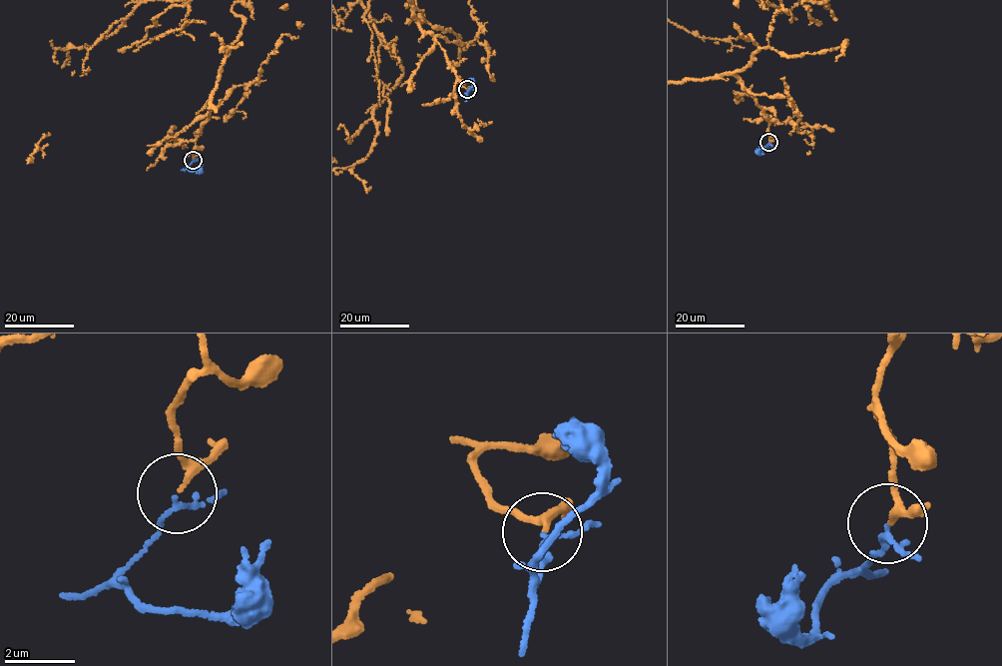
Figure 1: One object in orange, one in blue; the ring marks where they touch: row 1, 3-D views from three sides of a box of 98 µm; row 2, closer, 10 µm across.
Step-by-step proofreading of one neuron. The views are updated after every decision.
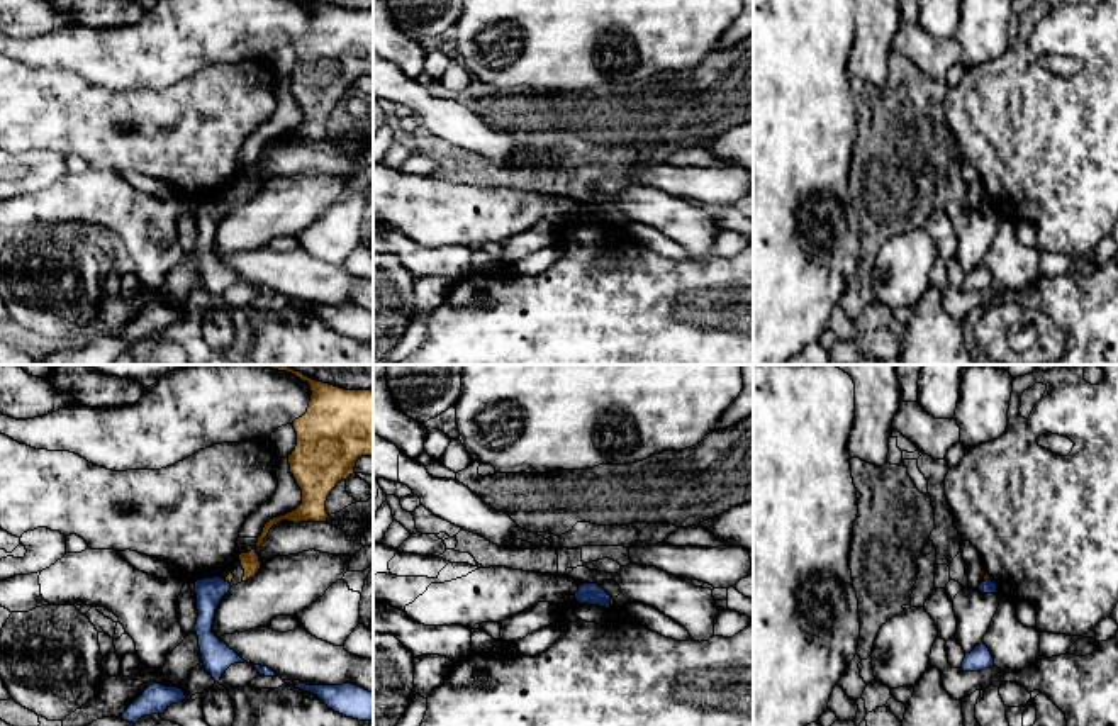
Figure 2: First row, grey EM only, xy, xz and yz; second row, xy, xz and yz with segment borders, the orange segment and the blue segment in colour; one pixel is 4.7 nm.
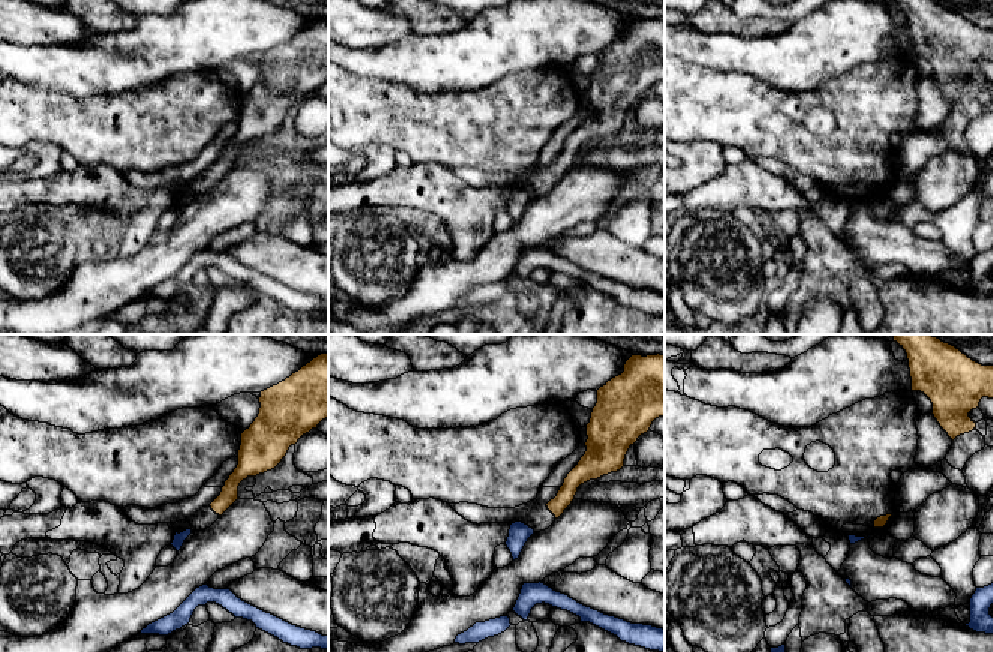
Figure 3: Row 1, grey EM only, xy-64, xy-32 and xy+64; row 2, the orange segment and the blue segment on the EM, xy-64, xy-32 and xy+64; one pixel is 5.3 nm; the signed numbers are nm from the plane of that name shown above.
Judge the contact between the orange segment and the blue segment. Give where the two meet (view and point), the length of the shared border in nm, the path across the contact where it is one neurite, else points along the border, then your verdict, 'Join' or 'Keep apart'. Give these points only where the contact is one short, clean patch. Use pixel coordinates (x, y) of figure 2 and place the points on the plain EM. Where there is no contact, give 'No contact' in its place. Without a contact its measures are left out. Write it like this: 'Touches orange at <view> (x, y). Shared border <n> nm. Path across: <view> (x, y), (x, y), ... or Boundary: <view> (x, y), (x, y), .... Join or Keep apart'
Touches orange at xz (611, 221). Shared border 40 nm. Boundary: xz (609, 217), (611, 224). Keep apart

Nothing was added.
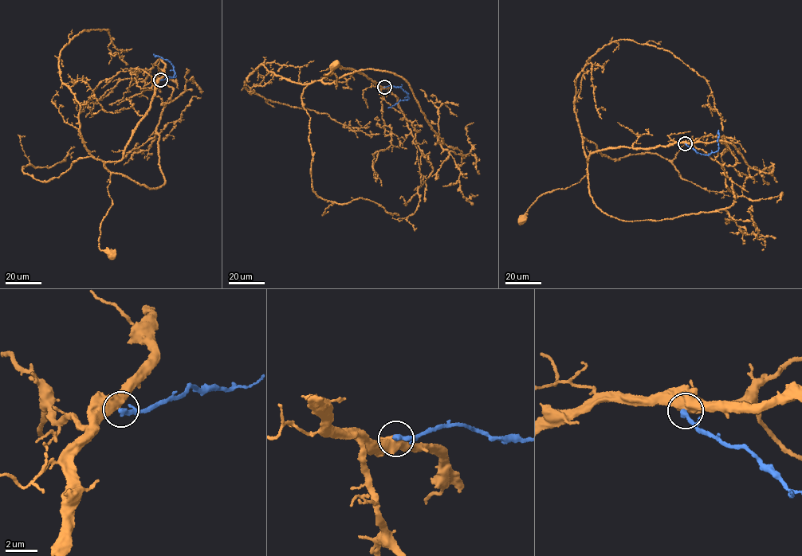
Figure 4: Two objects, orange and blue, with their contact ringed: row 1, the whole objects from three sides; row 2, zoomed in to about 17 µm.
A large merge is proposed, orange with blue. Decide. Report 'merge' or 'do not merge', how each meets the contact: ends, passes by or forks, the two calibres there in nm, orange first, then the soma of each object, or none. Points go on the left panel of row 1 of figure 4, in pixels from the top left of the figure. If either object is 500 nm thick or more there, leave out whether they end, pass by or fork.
do not merge | 550/320 nm | orange (111, 255) | blue none

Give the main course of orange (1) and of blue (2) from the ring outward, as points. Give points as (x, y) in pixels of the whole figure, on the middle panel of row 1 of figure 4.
1: (384, 87), (353, 69), (337, 66), (322, 79), (327, 84), (337, 85), (336, 75), (324, 74), (335, 64)
2: (384, 87), (399, 87), (408, 94), (407, 99), (387, 108)

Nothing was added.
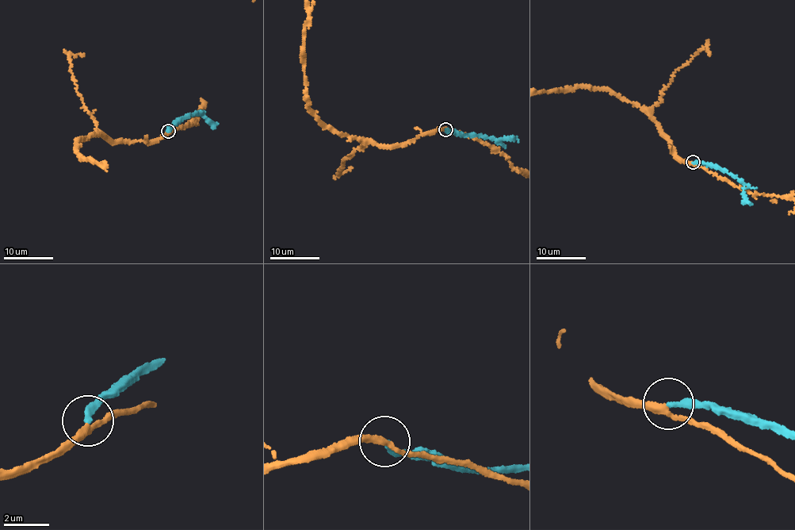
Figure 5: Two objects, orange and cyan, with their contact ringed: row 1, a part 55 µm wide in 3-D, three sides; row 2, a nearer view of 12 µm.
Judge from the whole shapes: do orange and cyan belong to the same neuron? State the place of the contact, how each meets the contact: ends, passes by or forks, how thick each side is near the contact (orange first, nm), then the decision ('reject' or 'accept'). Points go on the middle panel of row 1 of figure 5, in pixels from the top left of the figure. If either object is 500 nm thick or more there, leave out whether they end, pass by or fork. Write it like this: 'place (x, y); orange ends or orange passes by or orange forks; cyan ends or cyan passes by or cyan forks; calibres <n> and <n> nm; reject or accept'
place (445, 129); orange passes by; cyan ends; calibres 240 and 280 nm; accept

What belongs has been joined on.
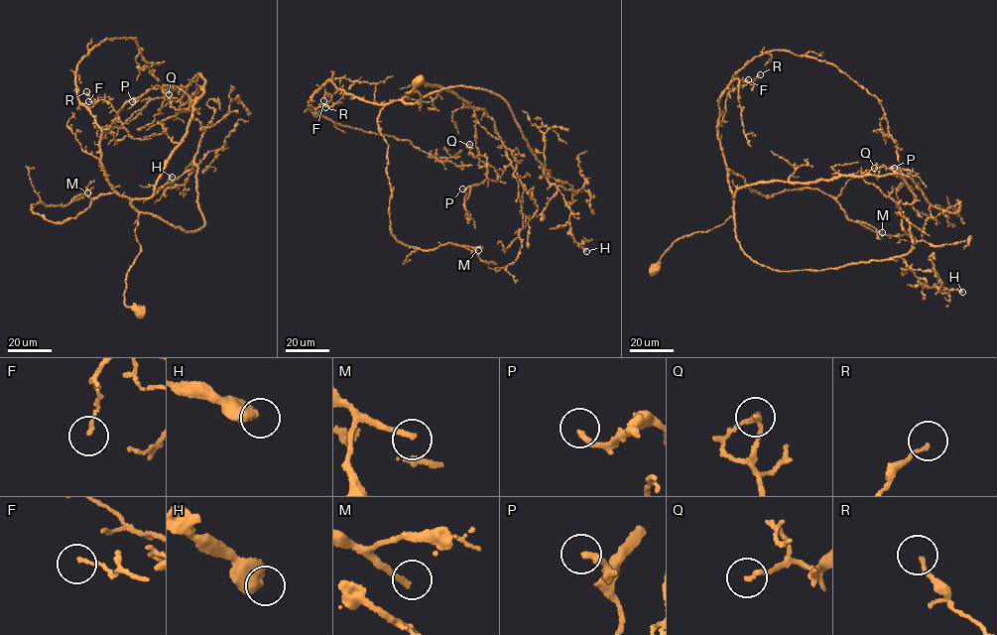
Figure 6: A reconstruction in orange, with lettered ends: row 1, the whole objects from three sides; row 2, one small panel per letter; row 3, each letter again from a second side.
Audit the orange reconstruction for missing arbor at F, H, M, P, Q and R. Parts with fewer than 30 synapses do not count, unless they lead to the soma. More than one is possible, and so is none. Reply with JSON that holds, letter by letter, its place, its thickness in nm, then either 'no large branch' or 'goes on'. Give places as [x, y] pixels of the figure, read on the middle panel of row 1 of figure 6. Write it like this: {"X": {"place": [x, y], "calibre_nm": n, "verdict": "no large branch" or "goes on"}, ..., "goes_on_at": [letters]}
{"F": {"place": [323, 100], "calibre_nm": 100, "verdict": "no large branch"}, "H": {"place": [586, 251], "calibre_nm": 600, "verdict": "no large branch"}, "M": {"place": [478, 250], "calibre_nm": 190, "verdict": "goes on"}, "P": {"place": [462, 189], "calibre_nm": 200, "verdict": "no large branch"}, "Q": {"place": [469, 144], "calibre_nm": 150, "verdict": "no large branch"}, "R": {"place": [325, 107], "calibre_nm": 130, "verdict": "no large branch"}, "goes_on_at": ["M"]}

